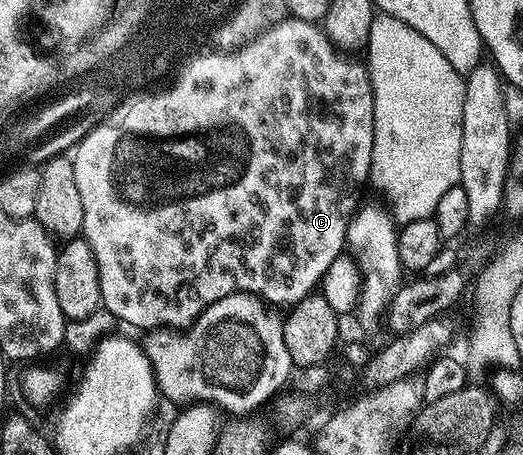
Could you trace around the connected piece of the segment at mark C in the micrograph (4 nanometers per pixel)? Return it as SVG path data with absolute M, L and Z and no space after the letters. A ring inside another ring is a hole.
M284 19L278 21L272 29L267 29L259 36L254 37L244 45L230 51L203 51L192 56L178 70L179 78L171 85L168 93L147 93L151 91L139 91L134 95L127 95L122 98L118 105L106 114L98 123L92 124L84 135L82 141L75 145L73 149L73 171L77 179L77 191L81 191L81 207L85 207L85 219L83 220L82 240L89 243L93 255L97 259L97 271L99 272L99 282L101 283L101 305L102 308L115 317L116 322L124 321L127 325L132 325L135 329L155 329L151 331L183 331L190 327L206 311L211 304L218 300L225 299L231 293L254 294L256 297L266 302L268 306L284 305L290 307L299 302L302 297L309 296L310 293L322 282L324 275L329 271L329 267L344 252L347 241L347 223L351 220L351 215L357 207L357 200L351 192L359 184L368 180L371 172L371 156L373 155L373 87L371 86L371 72L367 70L366 64L355 57L346 57L346 52L340 51L335 42L327 36L326 32L316 22L297 21L294 19ZM115 119L115 139L105 139L99 137L97 131L101 127L111 125Z

